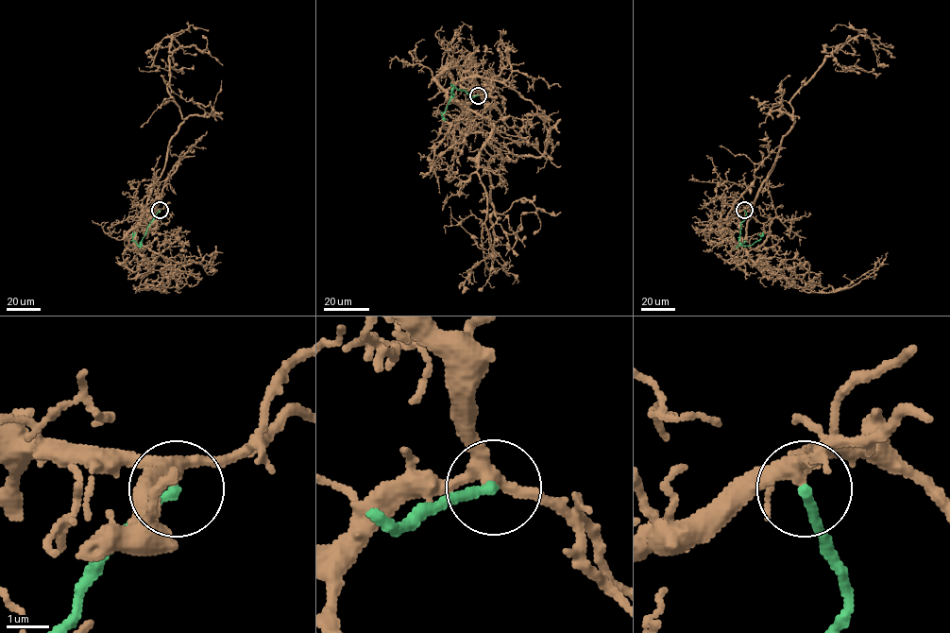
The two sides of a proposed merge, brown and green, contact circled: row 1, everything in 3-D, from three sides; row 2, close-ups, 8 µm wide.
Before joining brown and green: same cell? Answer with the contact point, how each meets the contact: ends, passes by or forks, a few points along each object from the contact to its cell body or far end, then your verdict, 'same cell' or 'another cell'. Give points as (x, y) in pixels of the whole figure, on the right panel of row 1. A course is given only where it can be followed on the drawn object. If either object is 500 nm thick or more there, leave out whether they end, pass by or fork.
place (744, 210); brown forks; green ends; course brown (744, 210), (720, 222), (737, 244), (793, 126), (789, 101), (825, 56), (861, 30), (838, 24), (830, 31); course green (744, 210), (746, 216), (740, 224), (738, 242), (750, 246), (761, 239), (763, 232); another cell

